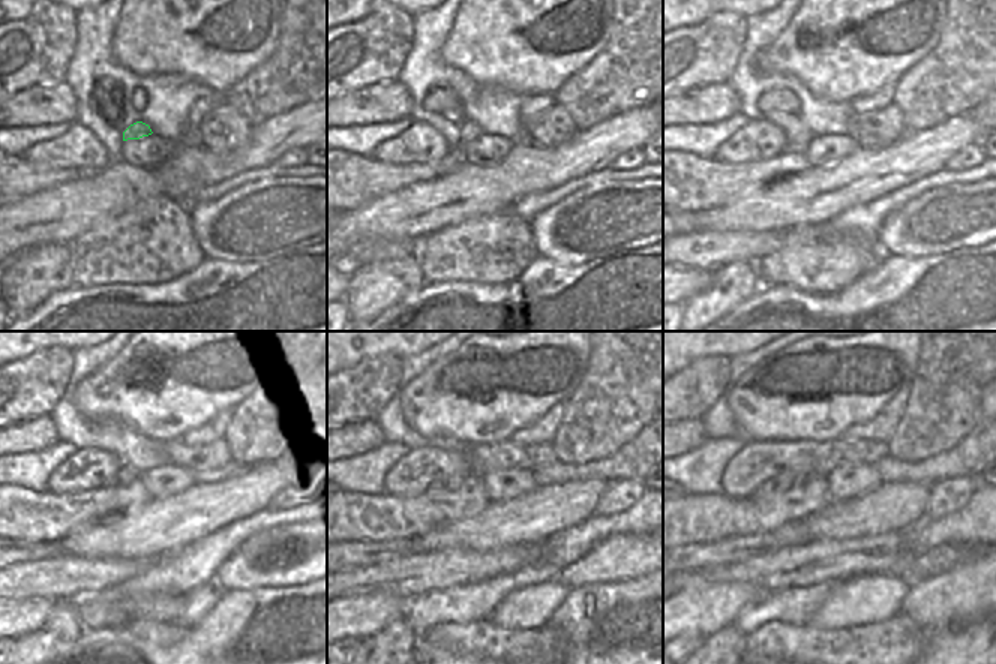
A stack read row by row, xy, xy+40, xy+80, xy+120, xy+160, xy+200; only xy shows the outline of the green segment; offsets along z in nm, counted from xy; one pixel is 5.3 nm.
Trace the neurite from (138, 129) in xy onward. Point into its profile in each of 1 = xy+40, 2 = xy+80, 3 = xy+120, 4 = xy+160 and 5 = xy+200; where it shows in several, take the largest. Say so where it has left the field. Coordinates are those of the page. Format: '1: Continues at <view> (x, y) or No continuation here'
1: Continues at xy+40 (470, 131)
2: Continues at xy+80 (804, 137)
3: Continues at xy+120 (126, 474)
4: Continues at xy+160 (450, 483)
5: Continues at xy+200 (785, 481).

